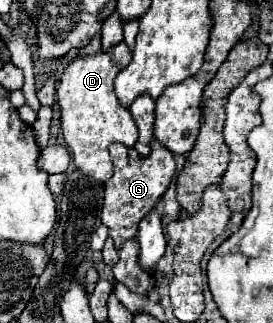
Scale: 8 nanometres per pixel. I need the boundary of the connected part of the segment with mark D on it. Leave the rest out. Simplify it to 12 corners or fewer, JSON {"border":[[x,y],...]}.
{"border":[[122,41],[74,57],[56,97],[74,165],[96,181],[110,143],[134,147],[136,123],[114,93],[130,63]]}

